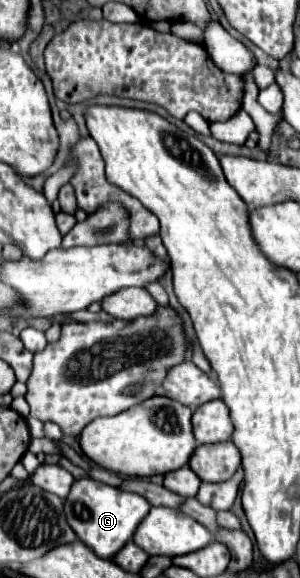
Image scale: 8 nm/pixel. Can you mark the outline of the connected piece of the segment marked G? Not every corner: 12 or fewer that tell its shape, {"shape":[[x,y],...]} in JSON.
{"shape":[[92,478],[64,512],[76,536],[112,560],[150,504]]}

